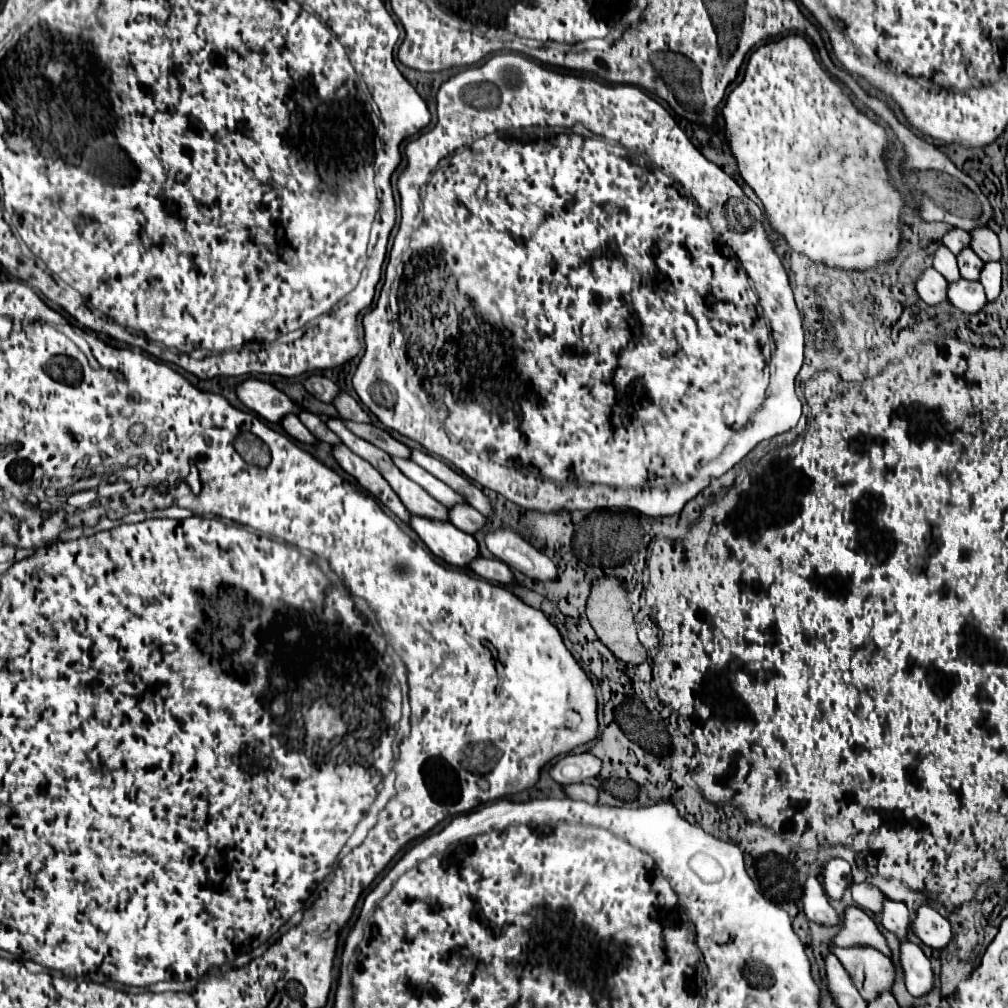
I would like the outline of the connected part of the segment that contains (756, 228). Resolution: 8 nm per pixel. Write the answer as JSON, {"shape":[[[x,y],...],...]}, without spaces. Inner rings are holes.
{"shape":[[[498,53],[482,65],[460,69],[440,85],[436,101],[438,123],[434,129],[406,145],[408,167],[398,179],[402,211],[400,229],[394,237],[384,285],[390,286],[390,282],[394,282],[390,291],[392,307],[388,307],[389,292],[385,287],[376,307],[362,319],[366,351],[352,377],[360,401],[382,421],[384,427],[414,439],[428,453],[450,461],[472,481],[504,495],[522,509],[594,511],[624,507],[636,509],[648,517],[678,515],[690,499],[708,487],[710,477],[718,477],[732,469],[760,441],[796,427],[802,415],[802,403],[794,391],[794,379],[802,367],[804,329],[790,277],[766,235],[762,209],[744,195],[730,175],[708,161],[692,145],[686,133],[658,101],[646,95],[640,87],[604,85],[586,75],[556,73],[520,53]],[[506,71],[516,71],[518,81],[504,81]],[[576,123],[582,123],[602,139],[588,139],[574,133],[550,135],[546,131],[548,127],[570,130]],[[401,262],[402,273],[396,277]],[[640,271],[646,271],[648,283],[644,283]],[[390,309],[396,311],[394,326],[391,325]],[[394,327],[400,327],[398,343],[392,343]],[[433,403],[448,403],[450,413]],[[660,475],[666,479],[652,485],[650,479]]]}

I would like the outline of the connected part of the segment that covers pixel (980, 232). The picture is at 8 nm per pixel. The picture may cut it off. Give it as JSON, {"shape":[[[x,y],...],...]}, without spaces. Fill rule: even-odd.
{"shape":[[[978,227],[974,231],[970,231],[972,235],[972,251],[984,261],[1000,261],[1000,241],[998,241],[998,235],[988,229],[988,227]]]}

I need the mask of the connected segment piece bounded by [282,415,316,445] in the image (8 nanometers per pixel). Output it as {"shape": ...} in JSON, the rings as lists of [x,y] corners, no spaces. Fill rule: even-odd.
{"shape":[[[286,415],[284,421],[282,421],[282,427],[290,437],[294,437],[300,443],[306,443],[306,445],[314,445],[316,443],[316,437],[300,423],[300,419],[296,415]]]}

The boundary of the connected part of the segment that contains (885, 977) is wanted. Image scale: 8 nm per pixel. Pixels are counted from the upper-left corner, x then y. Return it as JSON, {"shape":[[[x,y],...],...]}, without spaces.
{"shape":[[[834,947],[834,955],[846,967],[854,979],[860,995],[870,1001],[876,999],[882,991],[892,991],[896,981],[896,969],[888,957],[872,947],[844,949]]]}

